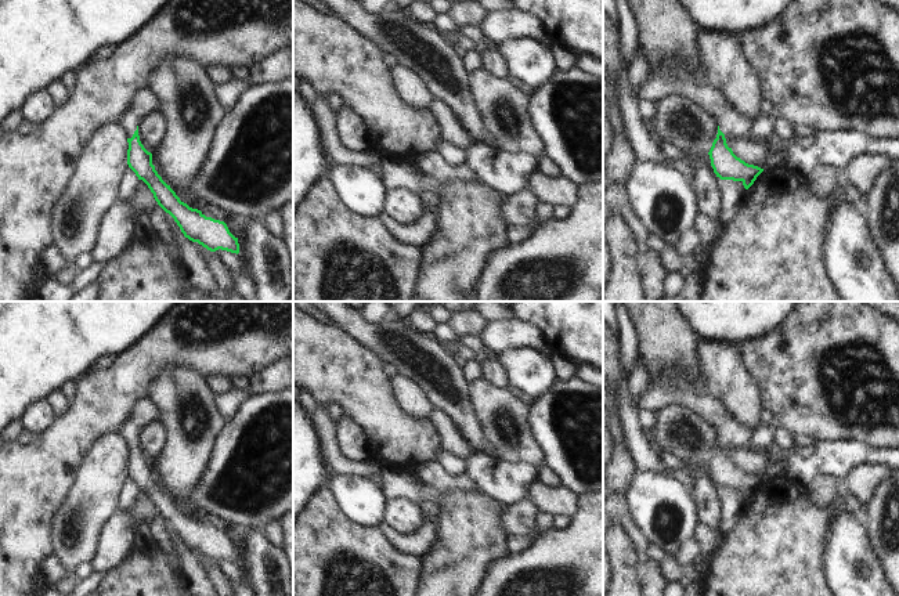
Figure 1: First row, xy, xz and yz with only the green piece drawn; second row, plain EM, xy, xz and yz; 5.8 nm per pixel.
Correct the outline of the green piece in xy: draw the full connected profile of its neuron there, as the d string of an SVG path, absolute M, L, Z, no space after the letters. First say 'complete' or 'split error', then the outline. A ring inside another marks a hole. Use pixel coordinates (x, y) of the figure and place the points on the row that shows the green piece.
split error; M145 89L137 90L119 118L119 126L129 137L129 167L136 173L138 180L142 180L148 185L158 205L174 218L185 238L198 242L210 252L221 249L238 254L238 238L230 232L227 224L206 217L201 210L181 202L170 185L155 170L152 153L140 141L138 123L147 113L156 109L158 102L154 94Z

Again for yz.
split error; M671 62L665 76L651 76L640 93L654 104L668 95L689 98L707 109L718 122L718 134L708 152L714 173L721 180L741 181L748 189L763 169L748 165L737 158L726 140L732 137L750 137L752 118L739 113L715 87L698 83L682 62Z

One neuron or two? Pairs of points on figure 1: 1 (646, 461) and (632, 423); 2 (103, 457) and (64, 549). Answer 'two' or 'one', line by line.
1: one
2: one

